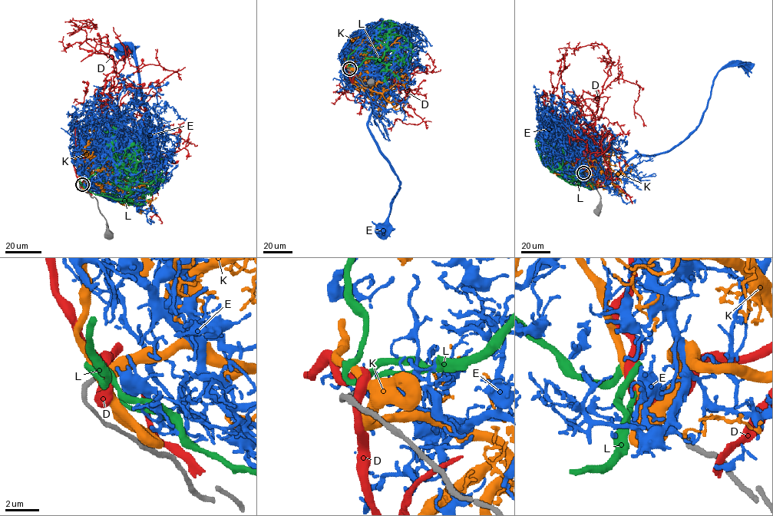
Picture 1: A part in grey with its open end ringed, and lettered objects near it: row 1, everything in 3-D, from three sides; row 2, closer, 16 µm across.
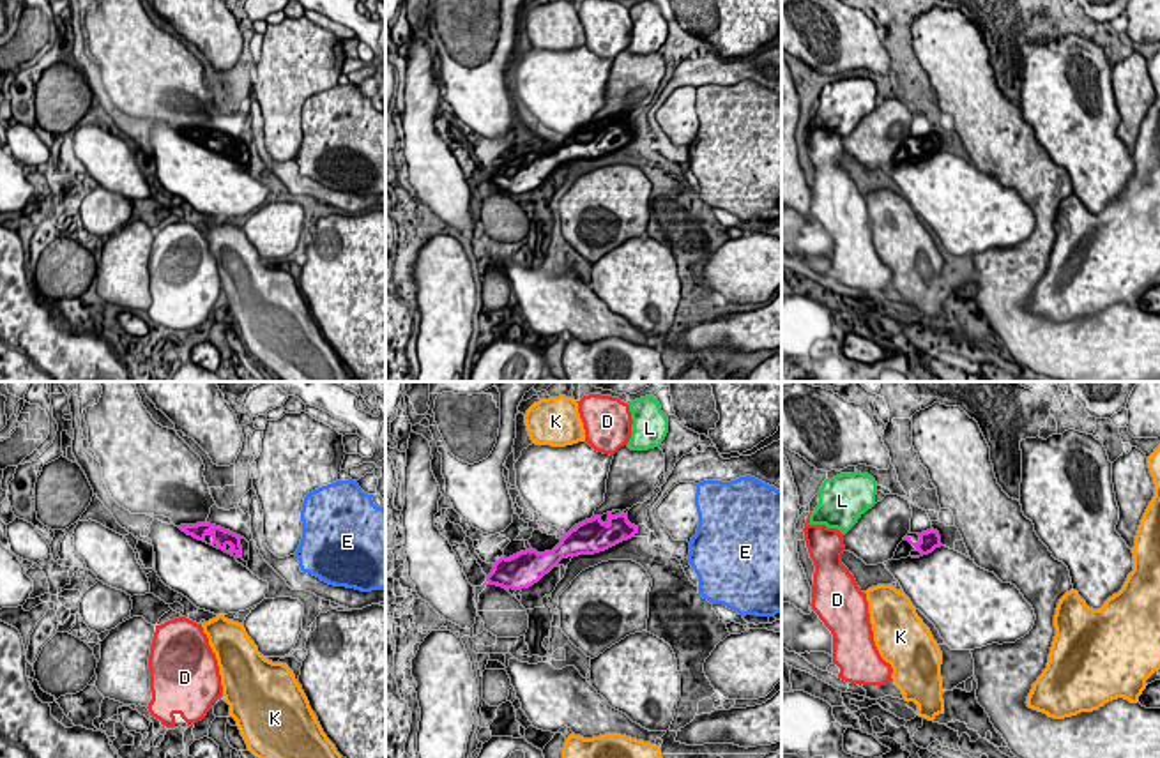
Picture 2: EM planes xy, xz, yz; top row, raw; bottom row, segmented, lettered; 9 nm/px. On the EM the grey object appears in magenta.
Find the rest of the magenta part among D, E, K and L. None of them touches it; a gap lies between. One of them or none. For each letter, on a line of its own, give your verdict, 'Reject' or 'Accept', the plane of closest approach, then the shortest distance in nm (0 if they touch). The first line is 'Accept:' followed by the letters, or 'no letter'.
Accept: L
D: Reject. Closest in xz. Distance 500 nm
E: Reject. Closest in xz. Distance 480 nm
K: Reject. Closest in yz. Distance 400 nm
L: Accept. Closest in yz. Distance 400 nm

